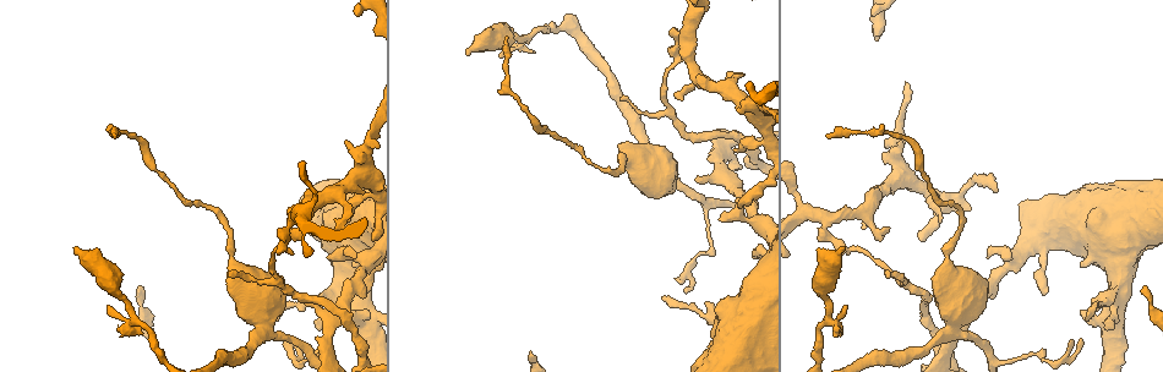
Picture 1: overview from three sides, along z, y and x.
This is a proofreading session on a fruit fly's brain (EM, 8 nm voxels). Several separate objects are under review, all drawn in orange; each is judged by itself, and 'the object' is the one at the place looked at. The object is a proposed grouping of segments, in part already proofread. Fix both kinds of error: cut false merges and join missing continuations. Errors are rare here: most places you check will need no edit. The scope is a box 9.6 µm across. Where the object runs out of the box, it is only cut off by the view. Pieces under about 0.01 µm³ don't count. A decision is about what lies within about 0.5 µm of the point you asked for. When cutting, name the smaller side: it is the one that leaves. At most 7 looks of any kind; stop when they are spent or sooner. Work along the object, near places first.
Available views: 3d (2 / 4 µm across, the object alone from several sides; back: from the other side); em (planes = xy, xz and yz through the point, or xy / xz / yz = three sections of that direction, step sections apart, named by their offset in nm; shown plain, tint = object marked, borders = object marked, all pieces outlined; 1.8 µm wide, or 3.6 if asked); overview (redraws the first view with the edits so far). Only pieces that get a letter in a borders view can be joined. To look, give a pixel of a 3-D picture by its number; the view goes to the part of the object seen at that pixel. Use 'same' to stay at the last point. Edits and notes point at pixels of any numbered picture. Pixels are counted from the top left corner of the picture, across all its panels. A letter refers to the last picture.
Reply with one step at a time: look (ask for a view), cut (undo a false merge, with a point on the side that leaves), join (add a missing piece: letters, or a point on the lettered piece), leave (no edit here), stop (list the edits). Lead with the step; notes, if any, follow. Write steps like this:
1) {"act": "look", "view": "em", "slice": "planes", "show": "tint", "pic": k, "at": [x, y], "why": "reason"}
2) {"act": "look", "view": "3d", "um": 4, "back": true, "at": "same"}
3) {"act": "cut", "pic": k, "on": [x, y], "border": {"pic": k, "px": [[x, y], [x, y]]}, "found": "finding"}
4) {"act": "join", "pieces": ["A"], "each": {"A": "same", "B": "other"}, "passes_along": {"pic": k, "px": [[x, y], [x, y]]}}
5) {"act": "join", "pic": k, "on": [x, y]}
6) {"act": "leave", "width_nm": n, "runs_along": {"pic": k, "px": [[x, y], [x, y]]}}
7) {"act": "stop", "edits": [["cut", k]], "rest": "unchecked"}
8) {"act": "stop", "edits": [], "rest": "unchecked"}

{"act": "look", "view": "em", "slice": "planes", "show": "plain", "pic": 1, "at": [993, 191], "why": "an open end"}

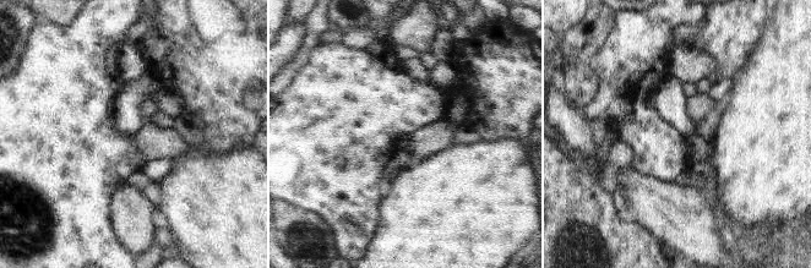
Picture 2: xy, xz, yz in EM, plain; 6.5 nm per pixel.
{"act": "look", "view": "em", "slice": "planes", "show": "borders", "at": "same", "why": "see the neighbours"}

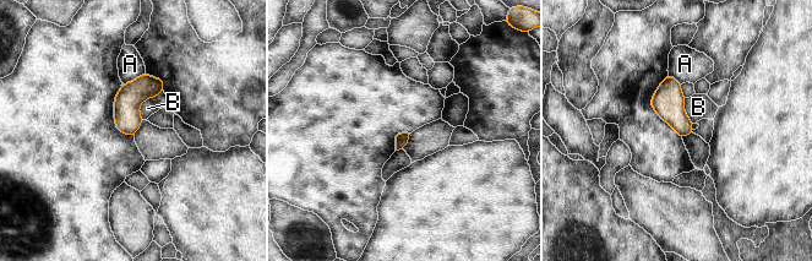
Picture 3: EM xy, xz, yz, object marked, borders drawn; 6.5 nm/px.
{"act": "leave", "longest_contact_nm": ["B", 240], "each": {"A": "other", "B": "other"}, "found": "no lettered piece goes on from it"}

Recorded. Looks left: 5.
{"act": "look", "view": "em", "slice": "xz", "step": 4, "show": "tint", "pic": 1, "at": [1086, 314], "why": "an open end"}

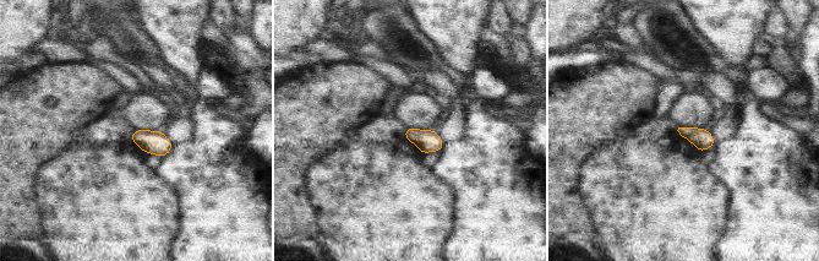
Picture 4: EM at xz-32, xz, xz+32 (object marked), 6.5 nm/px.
{"act": "look", "view": "em", "slice": "planes", "show": "borders", "at": "same"}

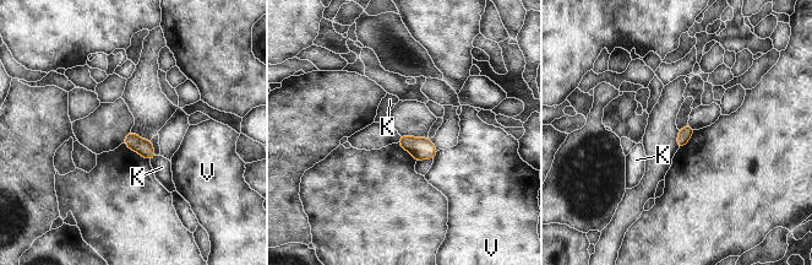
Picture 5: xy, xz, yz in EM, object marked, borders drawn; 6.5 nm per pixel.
{"act": "leave", "each": {"K": "other", "V": "other"}, "border": {"pic": 5, "px": [[158, 155], [150, 161]]}, "found": "none of them fits"}

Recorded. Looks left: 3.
{"act": "look", "view": "em", "slice": "planes", "show": "plain", "pic": 1, "at": [992, 360], "why": "side arm on a straight run"}

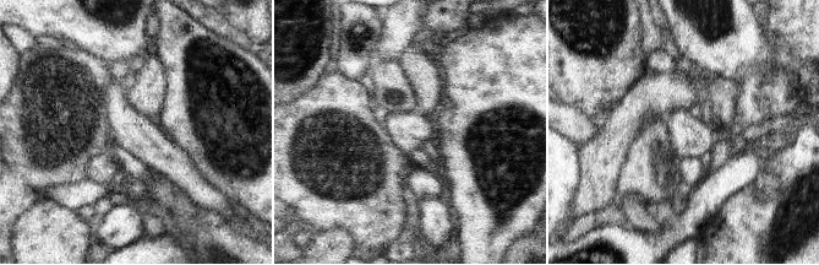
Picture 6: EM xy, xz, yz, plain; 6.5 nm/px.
{"act": "look", "view": "em", "slice": "planes", "show": "borders", "at": "same"}

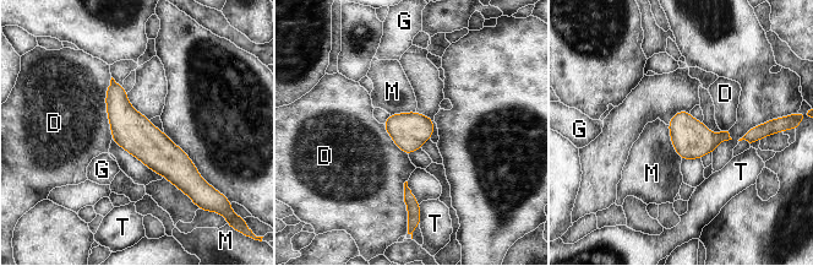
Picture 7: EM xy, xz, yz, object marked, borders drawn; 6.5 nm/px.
{"act": "leave", "width_nm": 240, "each": {"D": "other", "G": "other", "M": "other", "T": "other"}, "border": {"pic": 7, "px": [[666, 125], [670, 144], [681, 161]]}, "found": "continuous, no second neuron"}

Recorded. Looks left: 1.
{"act": "stop", "edits": [], "rest": "unchecked"}

